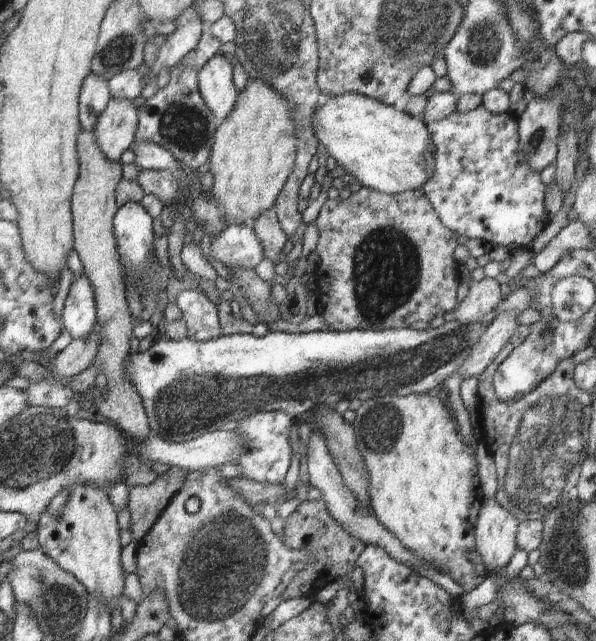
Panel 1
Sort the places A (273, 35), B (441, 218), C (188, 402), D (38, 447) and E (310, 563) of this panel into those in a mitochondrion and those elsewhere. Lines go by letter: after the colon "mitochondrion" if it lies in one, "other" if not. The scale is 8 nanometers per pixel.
A: mitochondrion
B: other
C: mitochondrion
D: mitochondrion
E: other

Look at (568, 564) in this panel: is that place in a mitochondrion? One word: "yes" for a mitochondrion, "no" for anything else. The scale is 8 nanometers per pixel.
yes

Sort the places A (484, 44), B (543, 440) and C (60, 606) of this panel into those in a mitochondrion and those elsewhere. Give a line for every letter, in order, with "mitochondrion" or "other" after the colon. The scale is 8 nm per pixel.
A: mitochondrion
B: mitochondrion
C: mitochondrion

